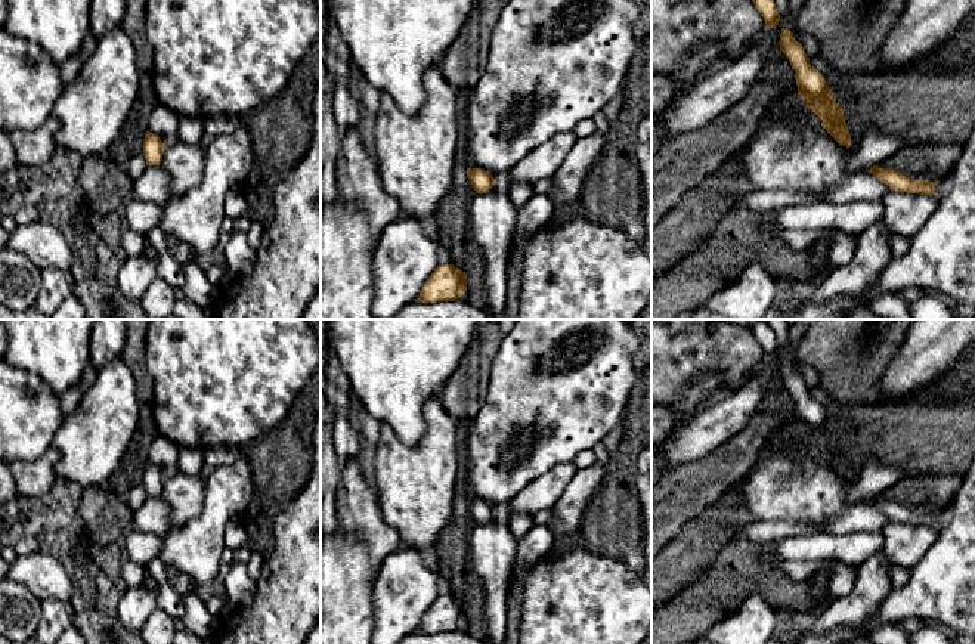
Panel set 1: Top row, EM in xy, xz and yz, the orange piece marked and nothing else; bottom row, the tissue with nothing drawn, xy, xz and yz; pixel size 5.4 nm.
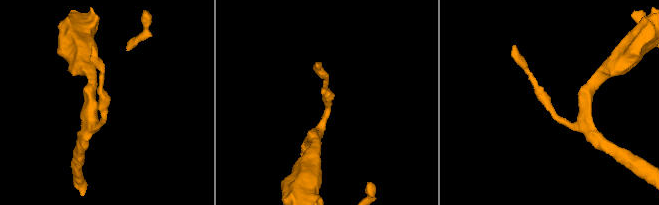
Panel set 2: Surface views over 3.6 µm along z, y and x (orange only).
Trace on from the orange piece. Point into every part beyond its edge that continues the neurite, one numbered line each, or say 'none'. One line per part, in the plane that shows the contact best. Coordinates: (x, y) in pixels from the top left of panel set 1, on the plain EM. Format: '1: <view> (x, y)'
none

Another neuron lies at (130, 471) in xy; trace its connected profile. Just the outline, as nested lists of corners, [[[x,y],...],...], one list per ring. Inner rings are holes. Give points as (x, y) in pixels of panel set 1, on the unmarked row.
[[[145,414],[145,418],[123,456],[123,461],[106,483],[106,486],[121,498],[126,498],[134,486],[143,483],[146,442],[152,433],[154,425]]]

